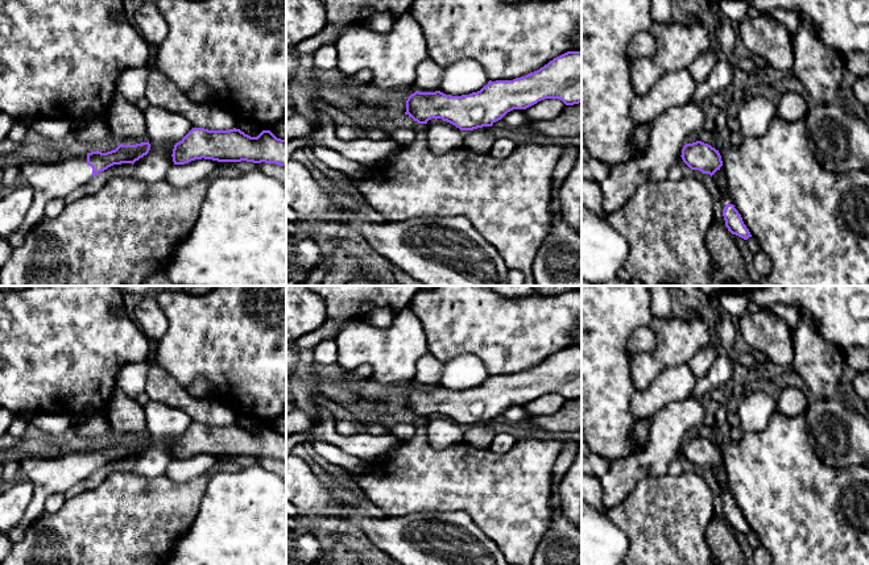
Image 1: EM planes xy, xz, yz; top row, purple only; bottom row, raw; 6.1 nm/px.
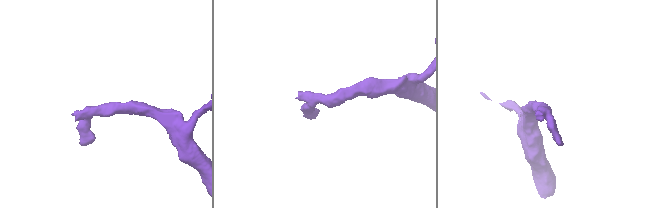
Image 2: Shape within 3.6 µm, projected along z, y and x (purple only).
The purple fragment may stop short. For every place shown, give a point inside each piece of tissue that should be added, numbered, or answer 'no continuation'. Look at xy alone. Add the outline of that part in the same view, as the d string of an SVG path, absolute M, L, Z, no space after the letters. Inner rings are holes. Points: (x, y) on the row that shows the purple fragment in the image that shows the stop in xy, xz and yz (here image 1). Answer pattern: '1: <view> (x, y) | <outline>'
1: xy (58, 178) | M76 153L70 158L54 158L49 162L29 162L20 167L20 174L33 192L33 204L20 228L7 240L12 248L24 244L28 232L45 216L45 207L54 198L66 198L92 176L87 165L87 153Z

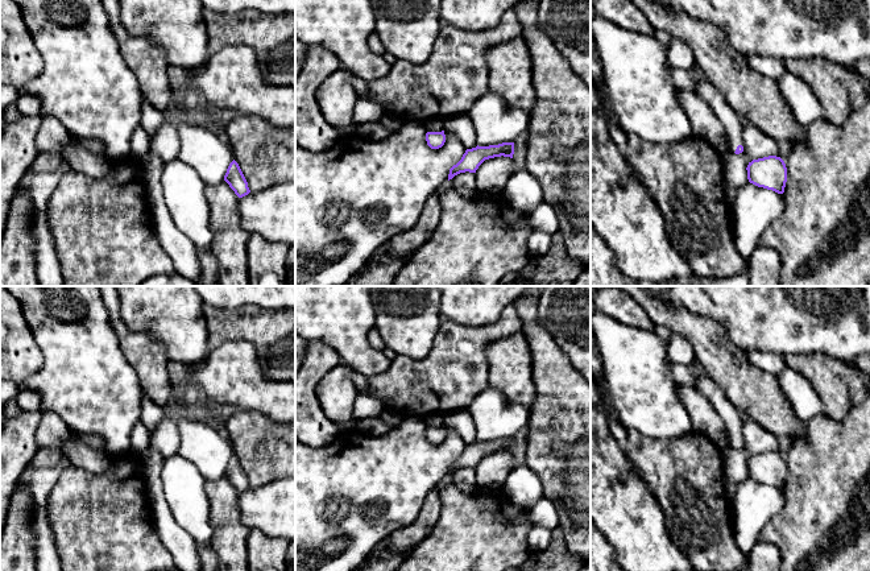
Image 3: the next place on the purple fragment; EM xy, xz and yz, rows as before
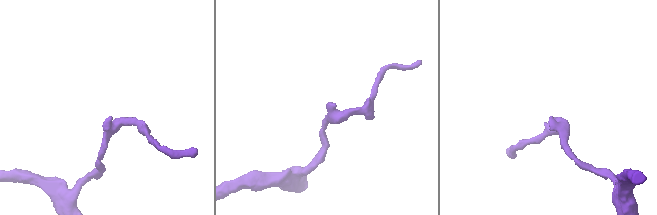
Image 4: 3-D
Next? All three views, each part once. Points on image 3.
1: yz (707, 91) | M704 78L697 80L697 95L710 107L718 121L726 131L730 152L736 152L742 145L742 121L730 108L725 96L714 87L714 84Z

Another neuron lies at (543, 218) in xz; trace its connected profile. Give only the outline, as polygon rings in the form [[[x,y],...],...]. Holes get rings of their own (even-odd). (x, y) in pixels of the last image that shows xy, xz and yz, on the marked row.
[[[540,203],[530,212],[530,225],[533,231],[552,235],[559,231],[559,220],[556,211],[547,203]]]

